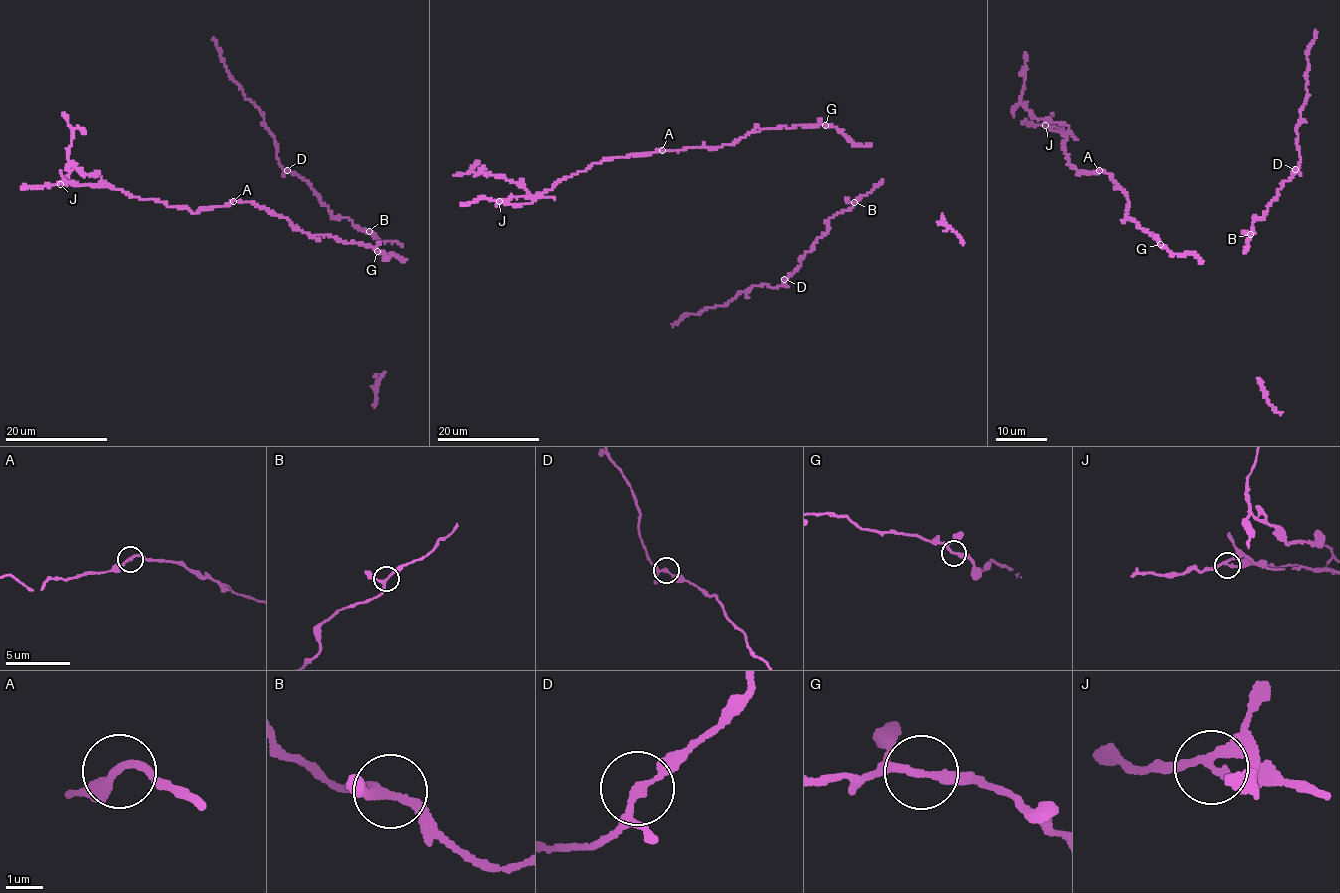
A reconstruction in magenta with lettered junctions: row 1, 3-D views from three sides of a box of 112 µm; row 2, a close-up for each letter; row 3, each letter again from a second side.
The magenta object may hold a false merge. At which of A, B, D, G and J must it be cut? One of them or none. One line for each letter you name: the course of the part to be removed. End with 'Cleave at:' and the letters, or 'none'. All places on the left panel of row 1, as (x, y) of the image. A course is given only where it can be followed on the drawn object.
J: foreign part runs (60, 183), (99, 184), (101, 179), (91, 174), (83, 175), (69, 163), (68, 153), (72, 127), (63, 113)
Cleave at: J

